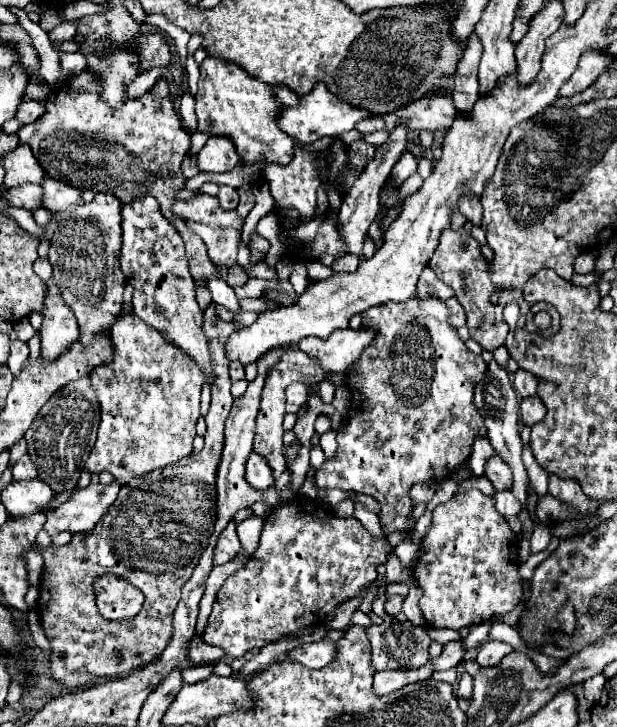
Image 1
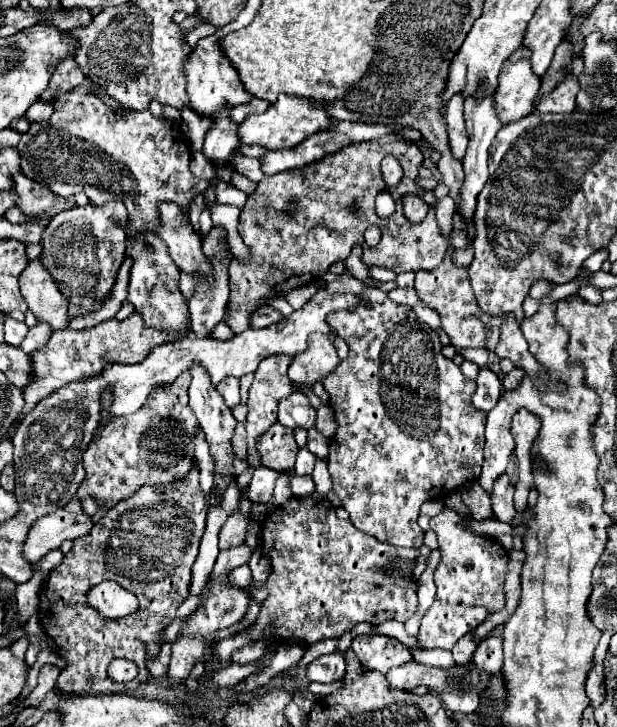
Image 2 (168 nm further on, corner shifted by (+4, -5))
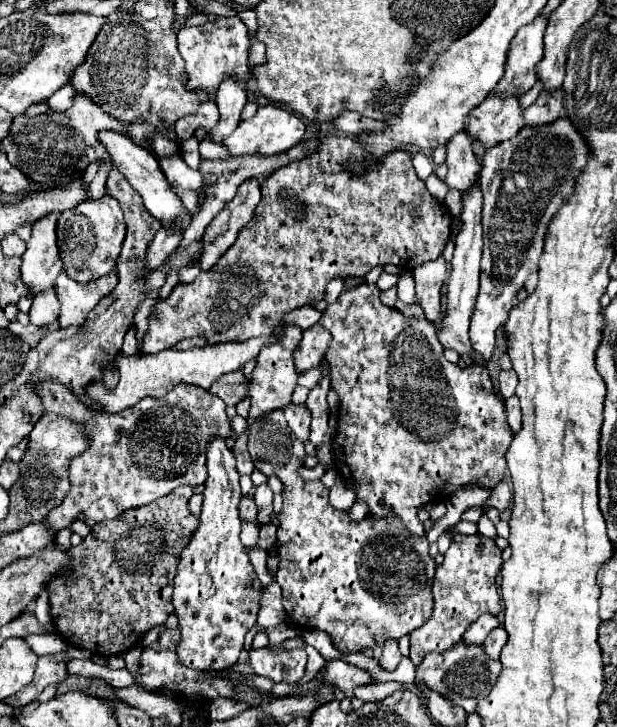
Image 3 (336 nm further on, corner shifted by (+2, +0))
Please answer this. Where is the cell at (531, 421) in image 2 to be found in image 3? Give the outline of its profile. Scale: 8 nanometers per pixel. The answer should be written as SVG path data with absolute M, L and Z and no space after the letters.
M512 396L506 400L506 416L508 416L508 424L512 428L512 432L516 434L520 430L520 424L522 424L522 414L520 414L520 404L518 404L518 398Z

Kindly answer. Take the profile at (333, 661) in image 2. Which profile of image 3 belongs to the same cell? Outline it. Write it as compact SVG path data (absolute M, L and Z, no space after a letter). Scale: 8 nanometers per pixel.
M334 660L334 662L328 662L326 664L324 682L340 688L352 700L354 698L354 688L356 686L372 684L372 676L366 670L360 670L356 666L350 666L344 660Z

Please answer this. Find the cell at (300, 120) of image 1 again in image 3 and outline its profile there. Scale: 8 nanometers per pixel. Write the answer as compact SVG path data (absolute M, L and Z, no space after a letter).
M260 106L254 114L254 118L250 120L242 120L238 124L238 128L226 136L226 140L222 140L222 144L228 148L230 156L250 156L250 154L260 154L260 156L274 156L274 154L280 154L280 152L286 152L290 148L294 148L300 138L304 136L304 122L302 118L286 112L284 108L280 106Z

